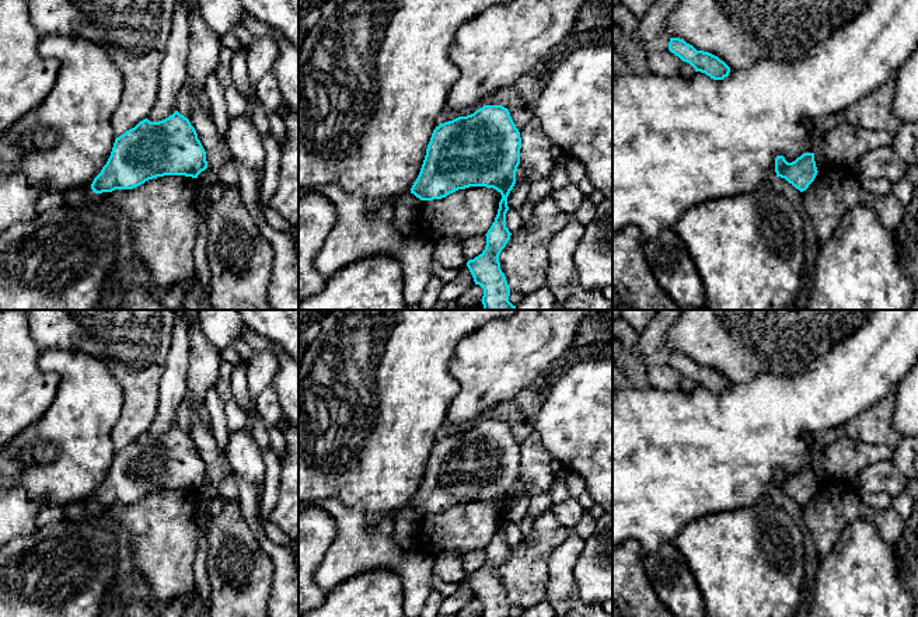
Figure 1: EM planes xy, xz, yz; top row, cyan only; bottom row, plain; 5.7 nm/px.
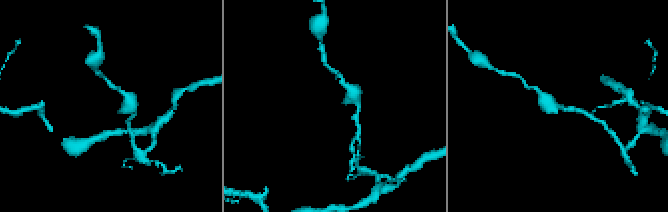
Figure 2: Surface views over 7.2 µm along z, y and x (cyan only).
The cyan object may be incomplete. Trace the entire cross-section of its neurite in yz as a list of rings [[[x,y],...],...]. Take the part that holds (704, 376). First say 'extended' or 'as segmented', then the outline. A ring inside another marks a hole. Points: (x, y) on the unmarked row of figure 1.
as segmented; [[[670,352],[669,365],[683,376],[690,377],[695,386],[705,387],[713,394],[723,394],[729,390],[730,381],[718,370],[697,365],[692,359],[680,352]]]

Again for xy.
as segmented; [[[175,425],[158,436],[146,432],[116,452],[91,503],[95,508],[133,503],[164,489],[198,492],[206,482],[206,466],[195,442]]]

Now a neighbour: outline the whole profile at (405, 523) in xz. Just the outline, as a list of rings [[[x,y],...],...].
[[[336,498],[315,503],[300,502],[299,510],[311,506],[324,509],[336,523],[336,536],[315,571],[315,583],[325,593],[331,593],[345,581],[383,568],[399,575],[402,579],[405,616],[419,617],[427,596],[433,590],[432,578],[434,575],[434,558],[418,547],[416,533],[423,515],[408,506],[399,510],[394,519],[384,517],[378,523],[371,523],[362,505],[345,506]]]

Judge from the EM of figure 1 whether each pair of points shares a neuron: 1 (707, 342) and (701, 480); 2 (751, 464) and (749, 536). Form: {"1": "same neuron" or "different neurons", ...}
{"1": "different neurons", "2": "different neurons"}

